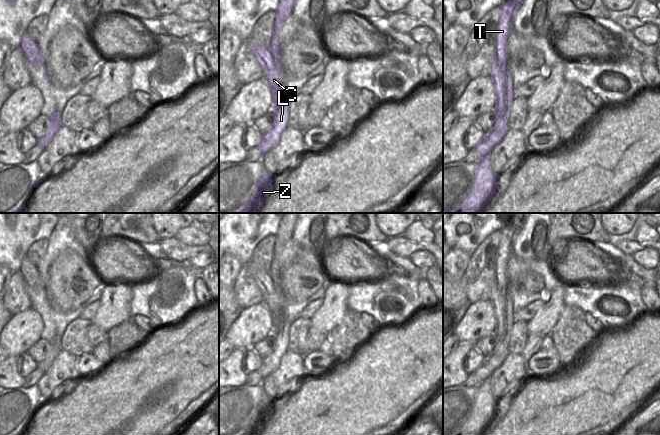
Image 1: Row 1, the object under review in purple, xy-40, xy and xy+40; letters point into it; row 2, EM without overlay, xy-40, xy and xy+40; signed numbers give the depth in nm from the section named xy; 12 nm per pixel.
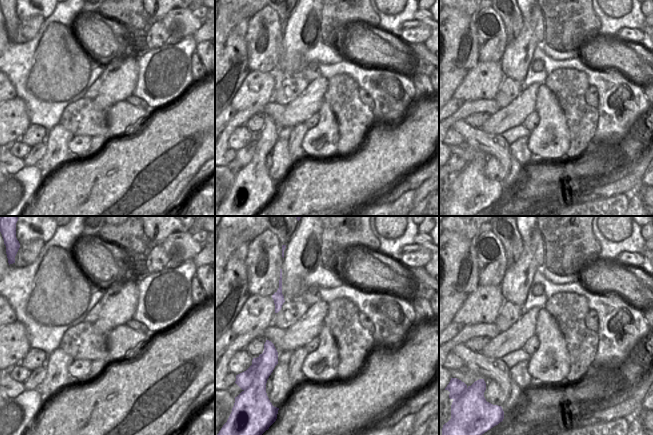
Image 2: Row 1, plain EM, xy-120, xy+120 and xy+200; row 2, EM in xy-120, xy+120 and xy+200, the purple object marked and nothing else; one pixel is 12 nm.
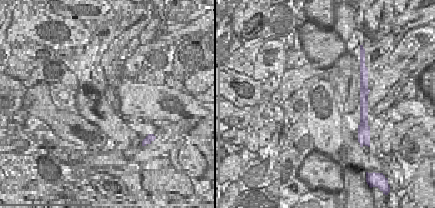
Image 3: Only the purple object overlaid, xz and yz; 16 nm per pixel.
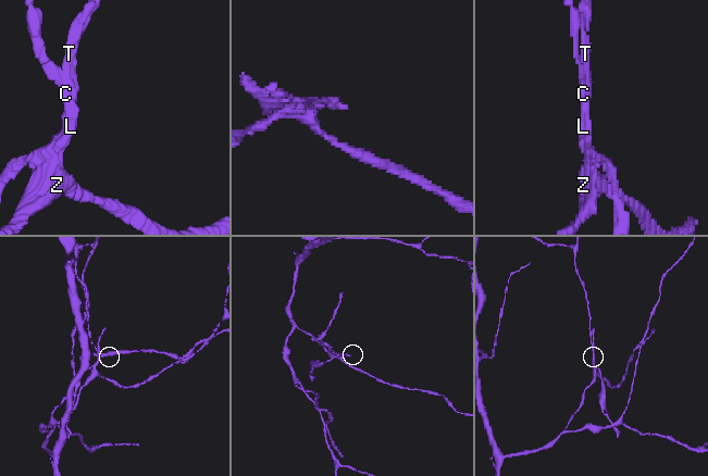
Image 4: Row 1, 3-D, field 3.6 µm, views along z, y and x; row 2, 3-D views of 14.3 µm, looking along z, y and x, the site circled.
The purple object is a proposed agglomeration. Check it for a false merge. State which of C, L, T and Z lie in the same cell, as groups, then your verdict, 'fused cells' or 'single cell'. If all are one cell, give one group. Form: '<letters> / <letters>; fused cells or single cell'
C Z / L T; fused cells

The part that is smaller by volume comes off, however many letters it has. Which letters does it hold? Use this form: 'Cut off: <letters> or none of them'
Cut off: L, T

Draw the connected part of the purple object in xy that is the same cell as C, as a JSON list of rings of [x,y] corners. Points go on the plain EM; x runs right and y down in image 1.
[[[255,267],[252,271],[254,281],[262,294],[267,299],[267,308],[272,316],[272,326],[274,327],[274,338],[282,330],[282,311],[280,309],[280,295],[275,289],[274,281],[267,271]]]

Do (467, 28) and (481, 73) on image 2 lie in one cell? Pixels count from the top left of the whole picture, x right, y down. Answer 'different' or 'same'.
different

